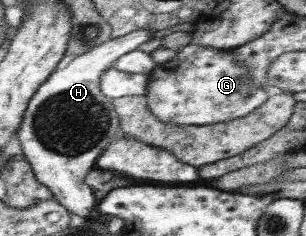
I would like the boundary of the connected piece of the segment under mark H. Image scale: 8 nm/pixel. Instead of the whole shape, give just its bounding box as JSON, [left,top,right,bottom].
[16,28,152,219]

